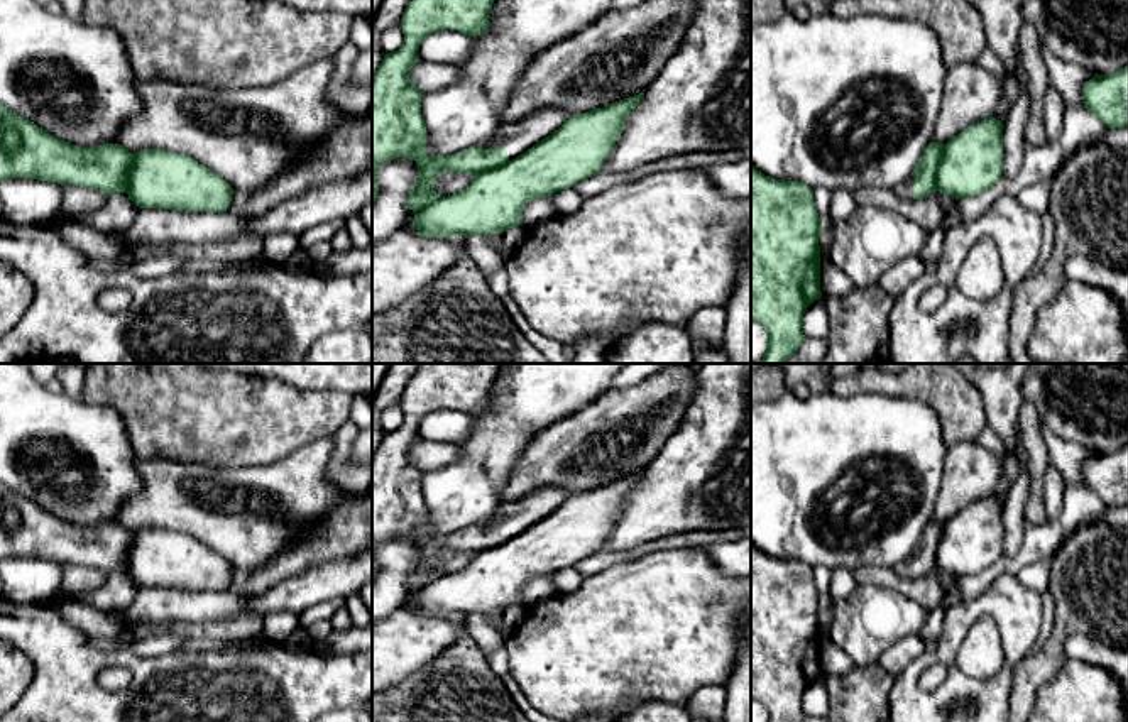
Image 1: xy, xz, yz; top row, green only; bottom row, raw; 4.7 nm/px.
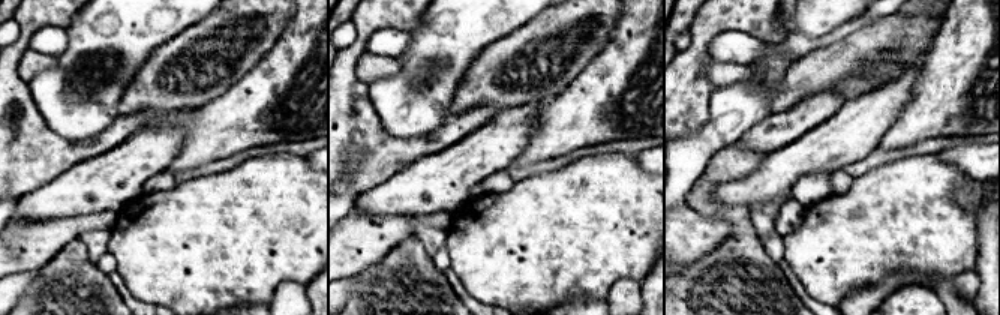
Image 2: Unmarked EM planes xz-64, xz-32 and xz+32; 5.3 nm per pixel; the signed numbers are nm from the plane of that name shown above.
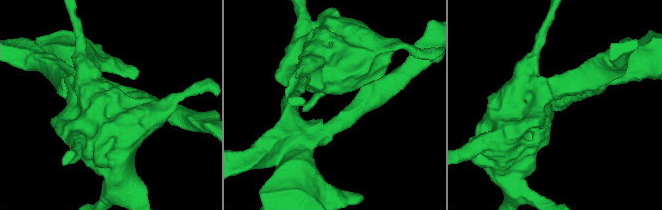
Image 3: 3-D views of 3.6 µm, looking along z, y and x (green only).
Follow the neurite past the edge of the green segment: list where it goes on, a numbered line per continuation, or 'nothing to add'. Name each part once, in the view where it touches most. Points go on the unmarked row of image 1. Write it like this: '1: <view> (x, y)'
1: xz (516, 516)

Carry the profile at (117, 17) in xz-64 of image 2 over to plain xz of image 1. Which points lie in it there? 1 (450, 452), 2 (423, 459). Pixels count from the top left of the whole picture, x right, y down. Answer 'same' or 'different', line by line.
1: different
2: different

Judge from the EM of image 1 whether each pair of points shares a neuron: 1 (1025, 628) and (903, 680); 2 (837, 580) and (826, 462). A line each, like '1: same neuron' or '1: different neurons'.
1: same neuron
2: different neurons

